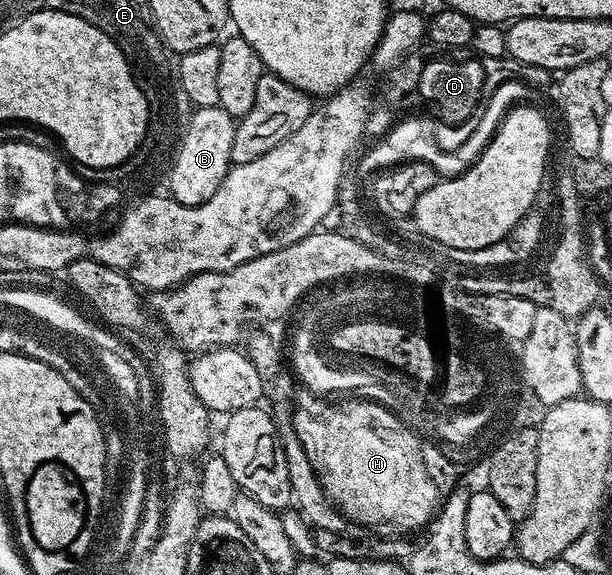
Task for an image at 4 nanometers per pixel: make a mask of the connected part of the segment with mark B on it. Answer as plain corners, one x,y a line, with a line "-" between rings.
218,106
199,107
190,114
189,124
177,145
177,155
172,167
167,171
168,194
177,203
183,205
203,205
223,185
223,177
227,177
233,163
231,145
235,139
237,128
234,116

